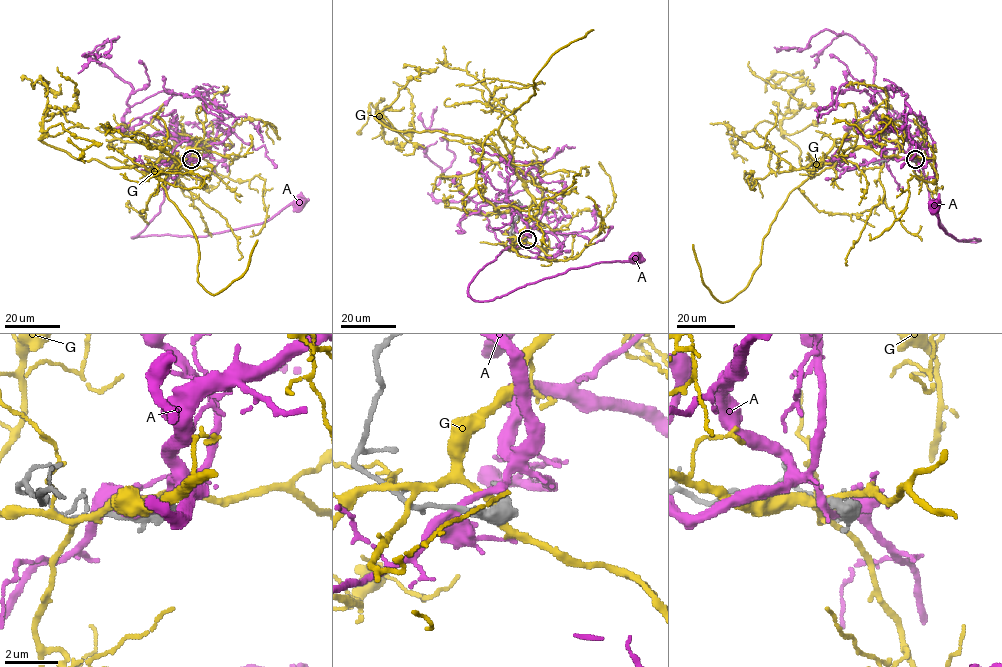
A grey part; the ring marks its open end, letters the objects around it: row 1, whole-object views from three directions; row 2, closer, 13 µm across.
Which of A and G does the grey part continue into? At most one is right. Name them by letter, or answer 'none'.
none

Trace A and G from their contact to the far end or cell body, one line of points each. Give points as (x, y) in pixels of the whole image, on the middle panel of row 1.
A: (524, 237), (482, 269), (468, 286), (469, 296), (492, 301), (570, 269), (636, 258)
G: (524, 239), (537, 206), (487, 145), (395, 130), (378, 113), (383, 136), (370, 103), (359, 134)

